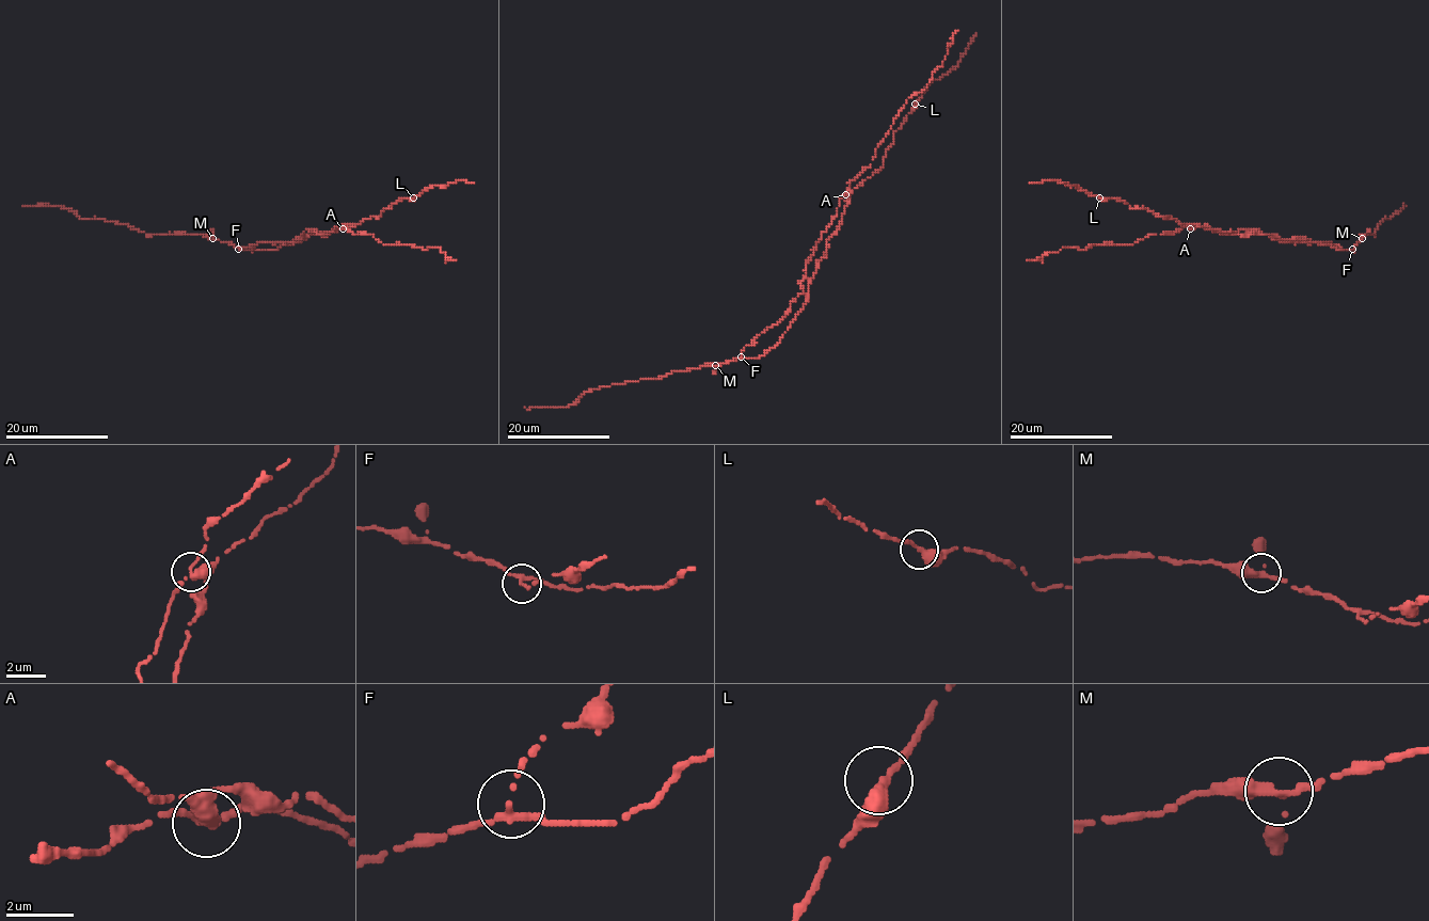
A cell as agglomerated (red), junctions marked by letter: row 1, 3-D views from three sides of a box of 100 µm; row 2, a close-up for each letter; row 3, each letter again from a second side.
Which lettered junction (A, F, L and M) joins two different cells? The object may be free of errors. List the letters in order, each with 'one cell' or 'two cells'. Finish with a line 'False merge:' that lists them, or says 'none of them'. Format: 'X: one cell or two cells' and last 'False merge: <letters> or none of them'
A: one cell
F: one cell
L: one cell
M: one cell
False merge: none of them

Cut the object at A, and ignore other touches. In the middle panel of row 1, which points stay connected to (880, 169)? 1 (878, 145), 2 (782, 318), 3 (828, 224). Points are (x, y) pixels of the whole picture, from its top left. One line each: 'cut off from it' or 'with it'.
1: cut off from it
2: cut off from it
3: cut off from it

